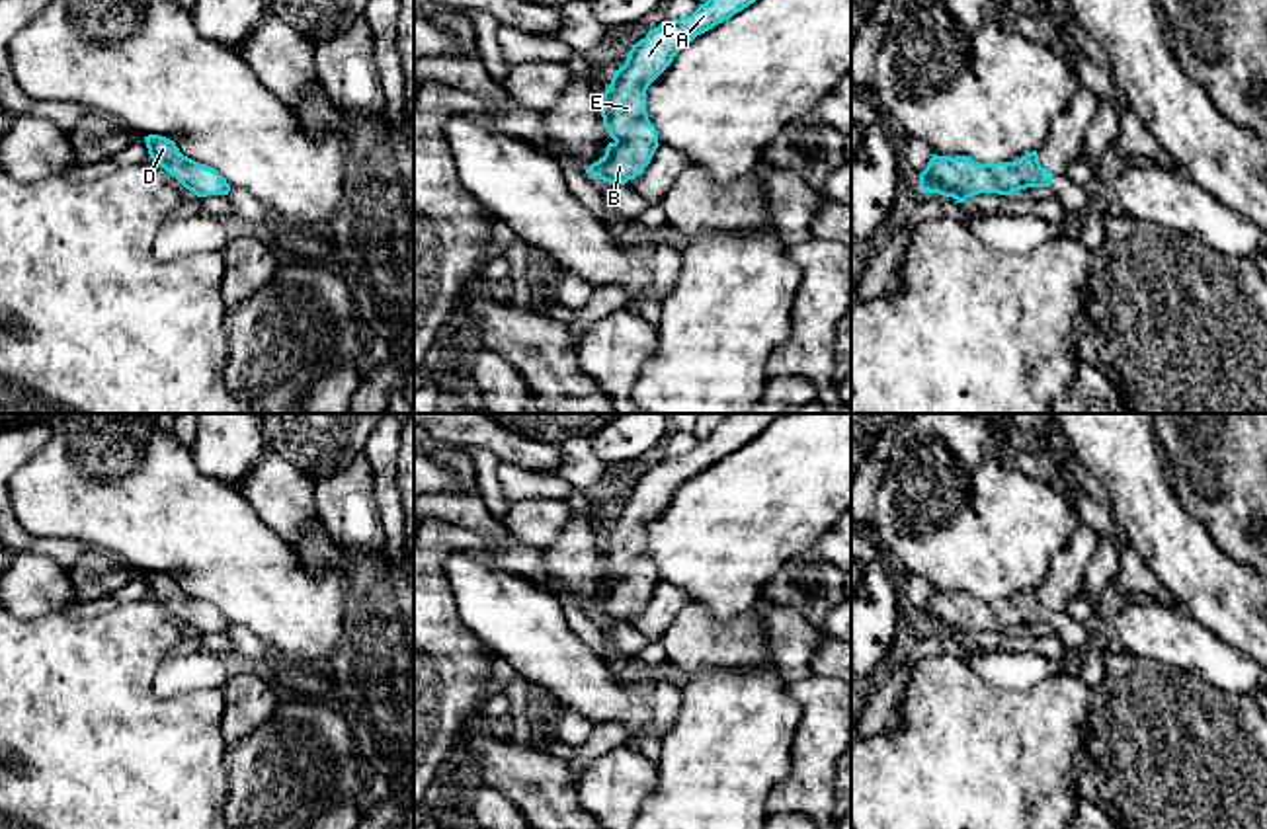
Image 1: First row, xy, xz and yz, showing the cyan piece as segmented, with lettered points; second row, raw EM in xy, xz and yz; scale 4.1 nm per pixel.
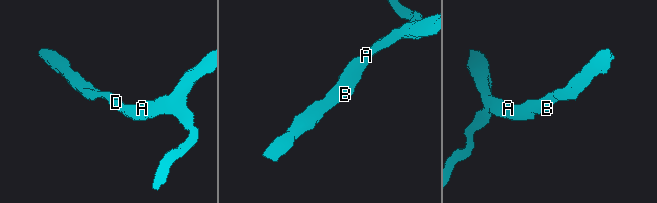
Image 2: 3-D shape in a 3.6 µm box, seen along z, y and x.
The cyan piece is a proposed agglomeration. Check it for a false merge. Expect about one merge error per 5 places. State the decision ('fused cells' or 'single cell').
single cell

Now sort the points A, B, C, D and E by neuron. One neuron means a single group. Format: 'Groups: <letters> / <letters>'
Groups: A B C D E

